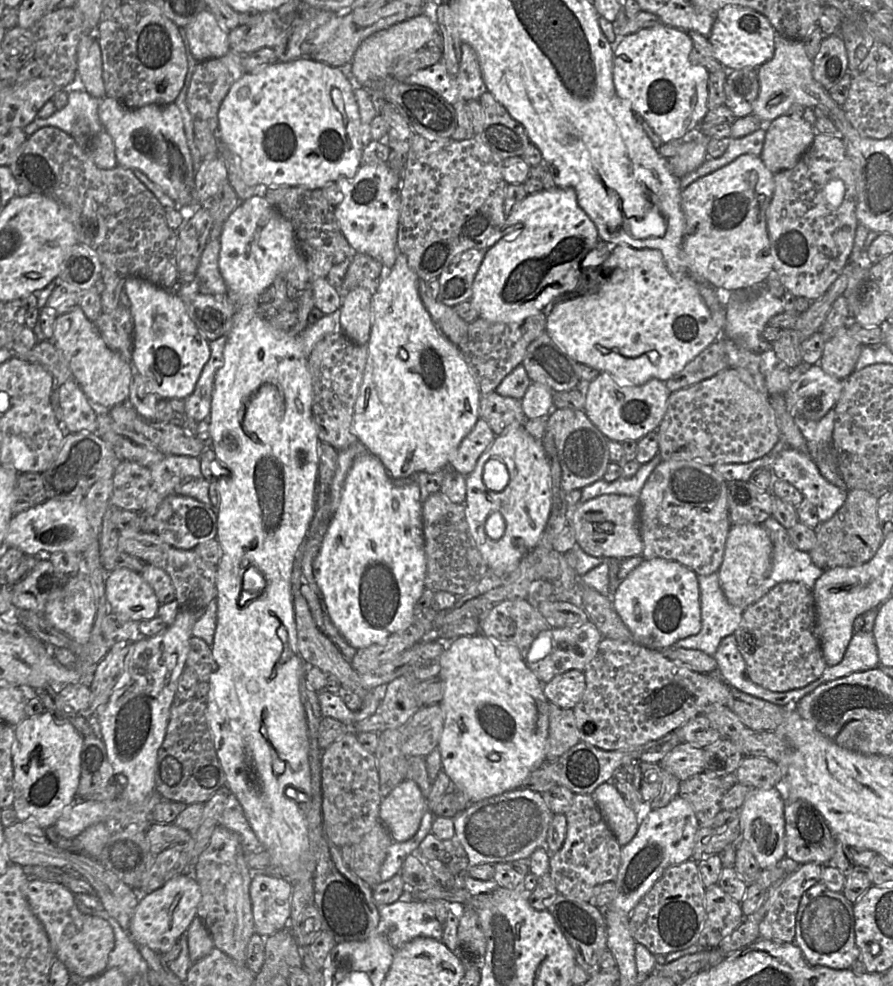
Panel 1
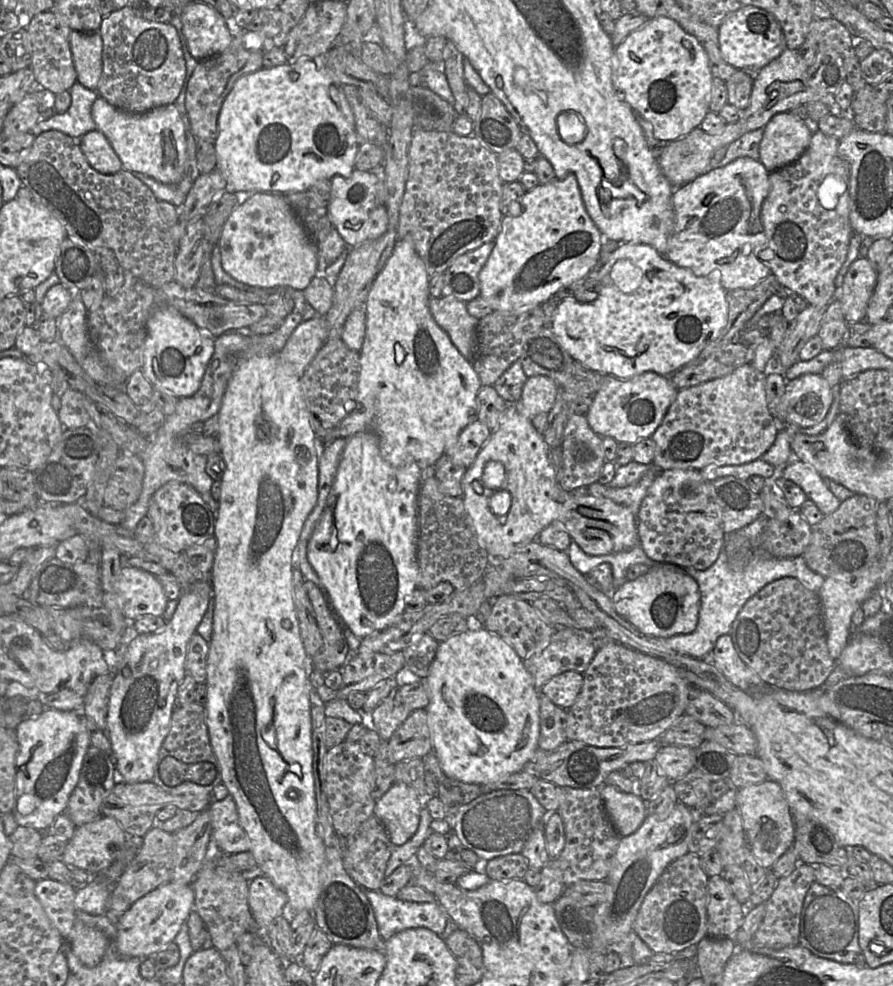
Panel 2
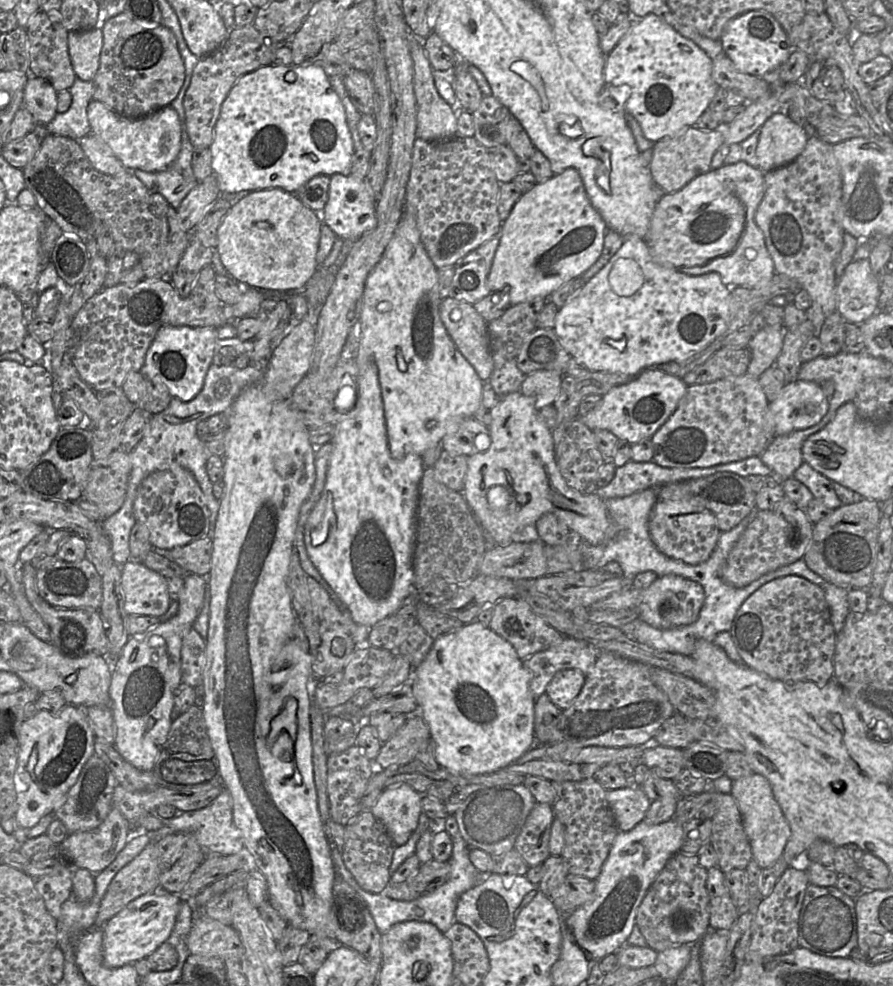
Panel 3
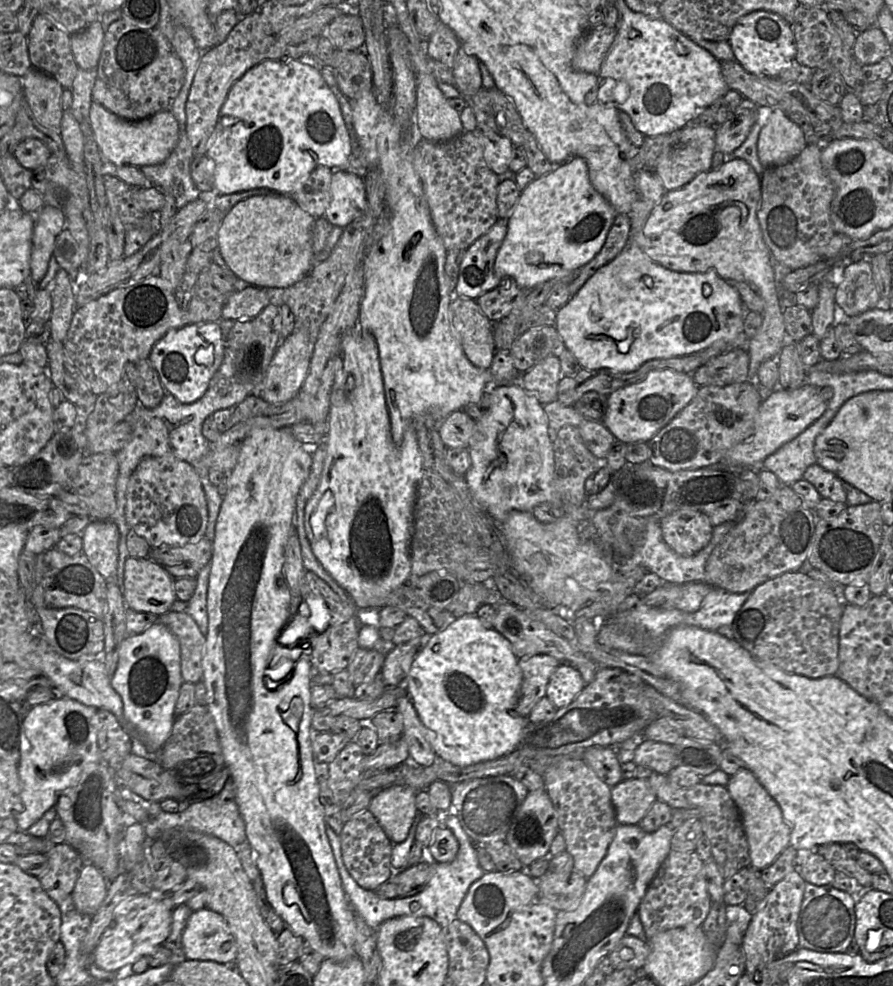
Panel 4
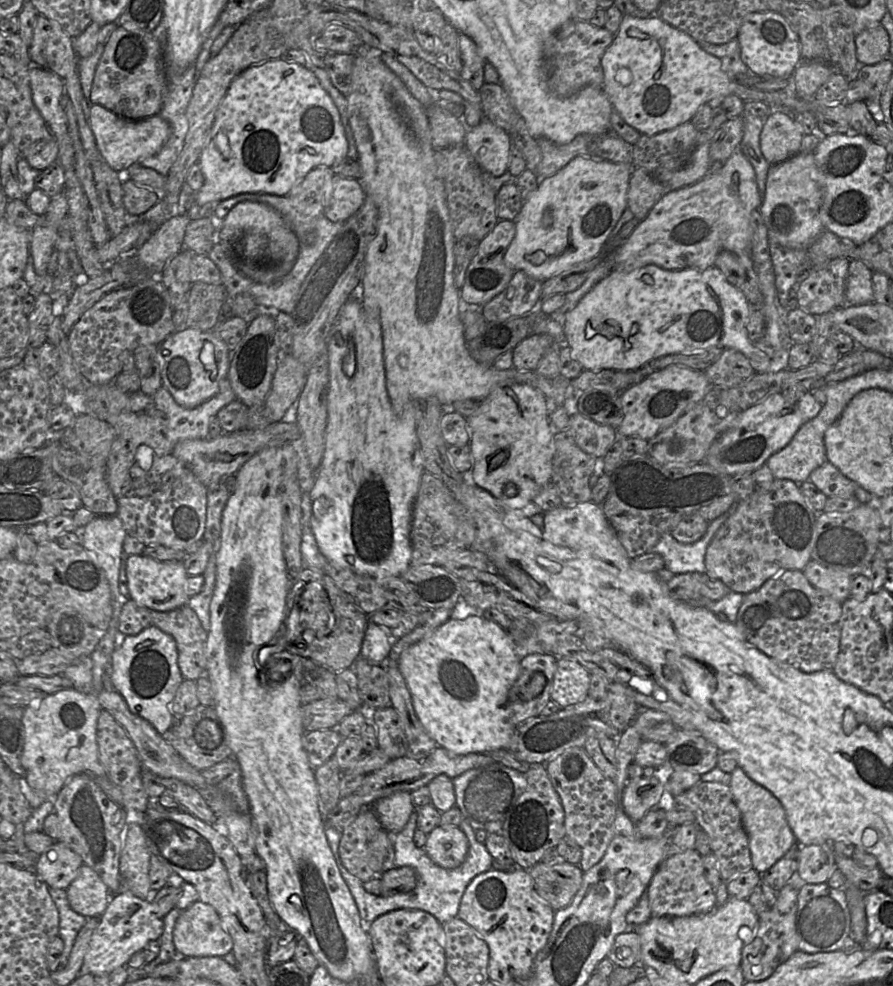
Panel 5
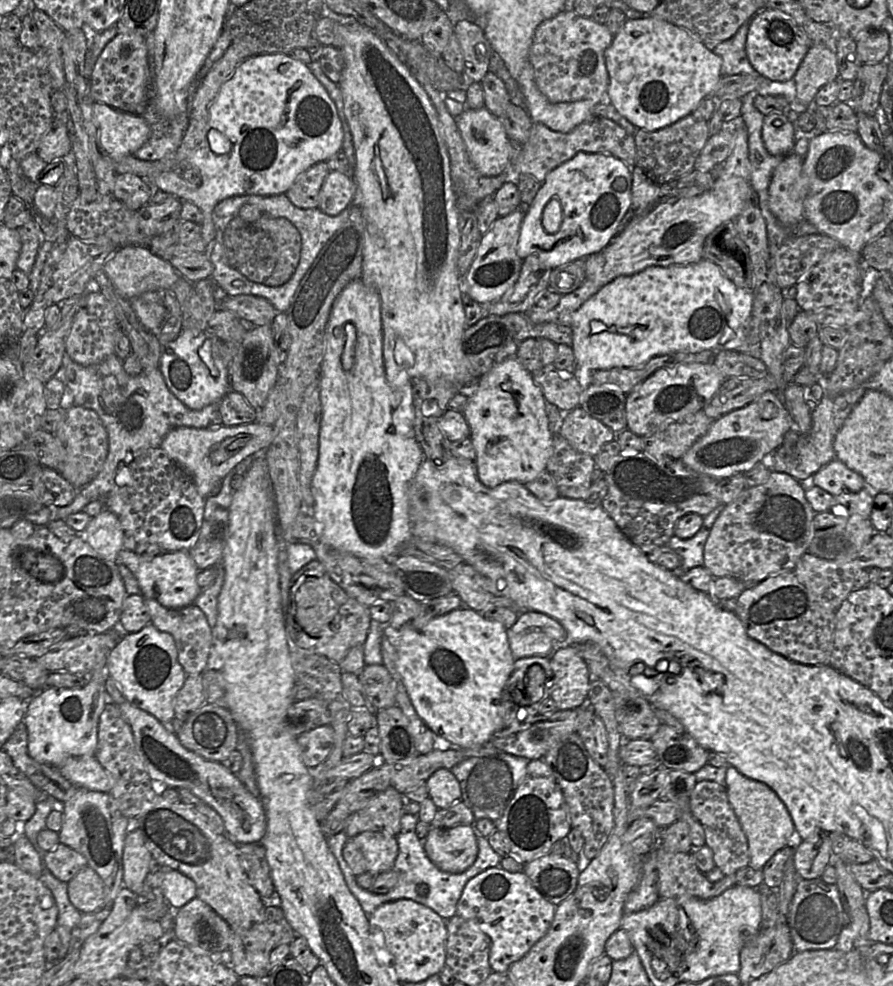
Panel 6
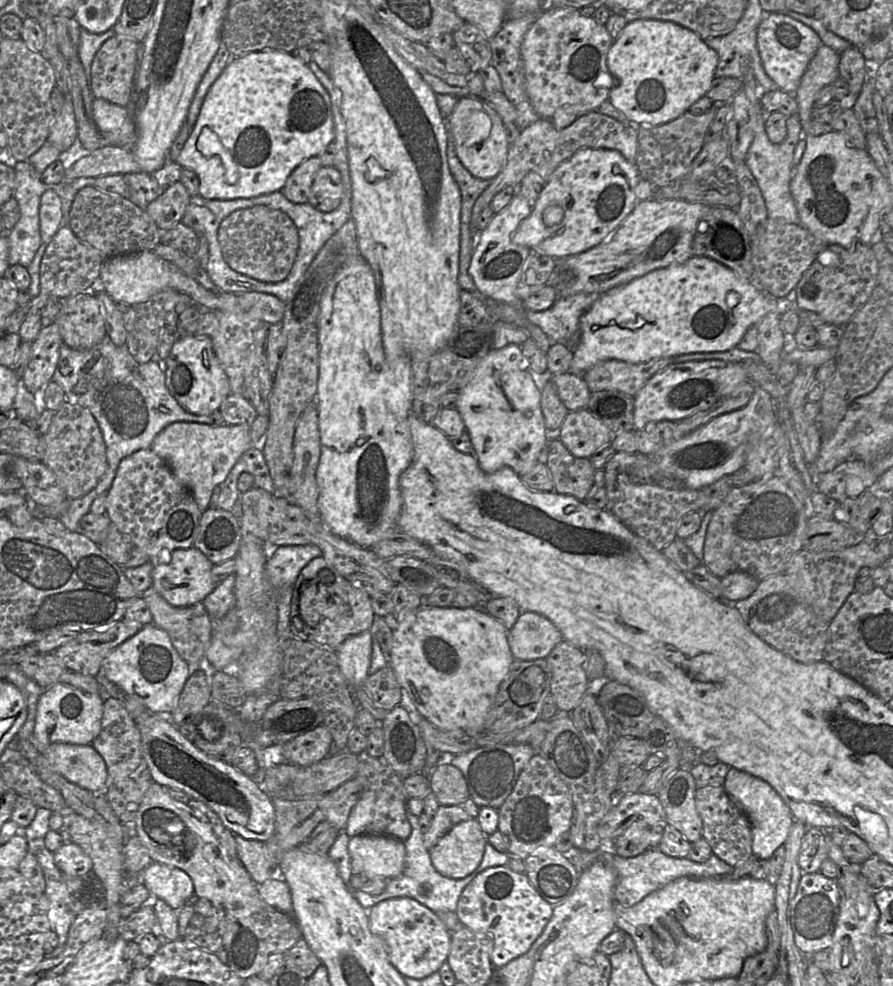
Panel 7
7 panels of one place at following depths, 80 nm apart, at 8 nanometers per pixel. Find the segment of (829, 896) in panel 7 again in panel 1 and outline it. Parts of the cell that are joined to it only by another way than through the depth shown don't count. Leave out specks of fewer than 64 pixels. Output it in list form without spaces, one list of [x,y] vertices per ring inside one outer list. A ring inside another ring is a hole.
[[[822,882],[813,885],[803,893],[800,900],[794,943],[810,965],[851,969],[852,964],[860,958],[860,949],[856,945],[854,904],[850,903],[842,892],[834,892]]]

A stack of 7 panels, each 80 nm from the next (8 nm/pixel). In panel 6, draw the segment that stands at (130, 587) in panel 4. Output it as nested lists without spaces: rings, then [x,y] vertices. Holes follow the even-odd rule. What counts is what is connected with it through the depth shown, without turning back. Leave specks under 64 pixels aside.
[[[123,548],[116,563],[124,564],[134,574],[144,598],[154,599],[166,608],[179,609],[192,605],[202,592],[197,583],[200,570],[188,551],[164,552],[152,560],[142,560],[135,552]]]

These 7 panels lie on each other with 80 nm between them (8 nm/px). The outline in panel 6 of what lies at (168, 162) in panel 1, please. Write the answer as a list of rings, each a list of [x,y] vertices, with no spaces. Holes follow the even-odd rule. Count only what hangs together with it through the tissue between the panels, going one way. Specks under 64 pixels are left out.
[[[93,102],[92,113],[99,141],[115,162],[134,154],[151,137],[151,126],[143,116],[119,111],[101,102]]]

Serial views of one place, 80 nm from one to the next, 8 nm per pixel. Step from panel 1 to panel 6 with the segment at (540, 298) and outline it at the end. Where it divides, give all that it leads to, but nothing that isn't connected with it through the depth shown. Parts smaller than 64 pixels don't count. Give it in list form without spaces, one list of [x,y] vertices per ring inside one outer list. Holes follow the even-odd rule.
[[[578,152],[550,171],[532,203],[524,207],[516,254],[523,260],[536,255],[553,270],[603,250],[631,209],[632,168],[611,155]]]

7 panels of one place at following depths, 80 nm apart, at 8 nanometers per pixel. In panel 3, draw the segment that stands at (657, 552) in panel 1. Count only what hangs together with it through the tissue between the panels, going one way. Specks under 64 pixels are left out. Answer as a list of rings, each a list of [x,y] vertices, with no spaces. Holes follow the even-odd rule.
[[[687,482],[661,486],[649,516],[649,533],[653,543],[666,556],[690,565],[702,563],[714,551],[721,531],[715,516],[689,491]]]

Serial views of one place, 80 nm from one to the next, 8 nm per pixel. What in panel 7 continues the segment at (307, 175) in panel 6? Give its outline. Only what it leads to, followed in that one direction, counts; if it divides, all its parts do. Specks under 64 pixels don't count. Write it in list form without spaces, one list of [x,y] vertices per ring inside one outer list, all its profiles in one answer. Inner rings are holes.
[[[312,156],[300,163],[288,176],[282,192],[294,203],[308,203],[310,189],[322,163],[317,156]]]

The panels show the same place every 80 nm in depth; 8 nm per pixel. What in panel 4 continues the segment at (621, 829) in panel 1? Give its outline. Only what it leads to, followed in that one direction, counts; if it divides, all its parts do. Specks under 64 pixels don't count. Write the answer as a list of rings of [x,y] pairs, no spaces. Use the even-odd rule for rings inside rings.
[[[634,778],[612,787],[611,800],[618,824],[637,825],[658,799],[648,779]]]

